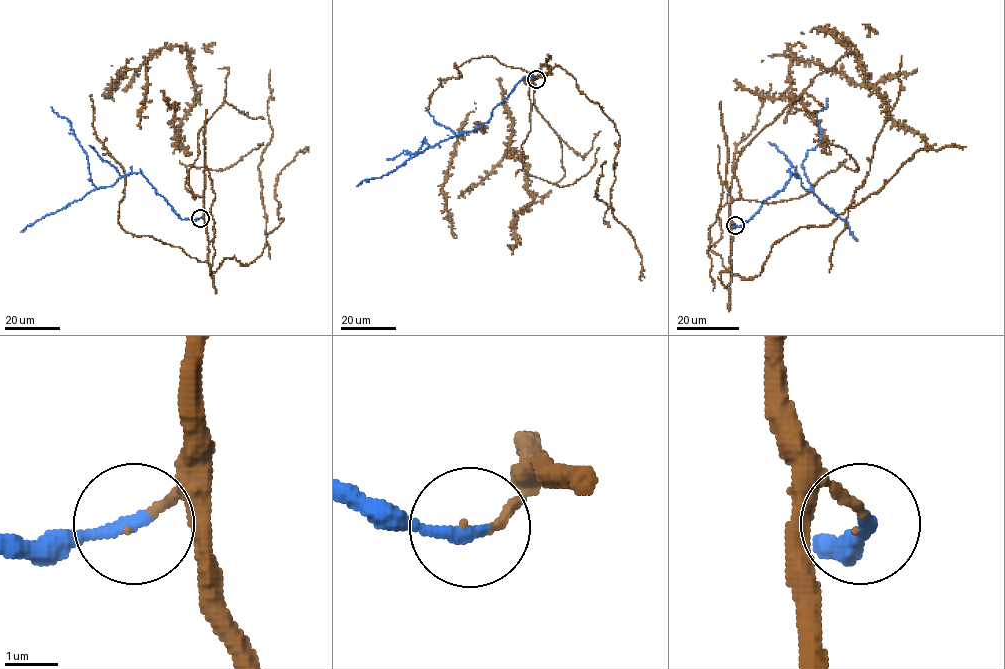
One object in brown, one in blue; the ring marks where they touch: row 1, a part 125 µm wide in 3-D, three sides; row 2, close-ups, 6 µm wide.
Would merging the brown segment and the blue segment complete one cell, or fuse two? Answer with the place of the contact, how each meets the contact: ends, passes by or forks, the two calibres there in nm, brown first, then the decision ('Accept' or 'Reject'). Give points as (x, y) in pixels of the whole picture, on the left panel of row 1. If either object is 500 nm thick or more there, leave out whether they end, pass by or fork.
Place: (200, 218). At the ring brown ends. At the ring blue ends. Thickness 120 nm (brown) against 240 nm. Accept

